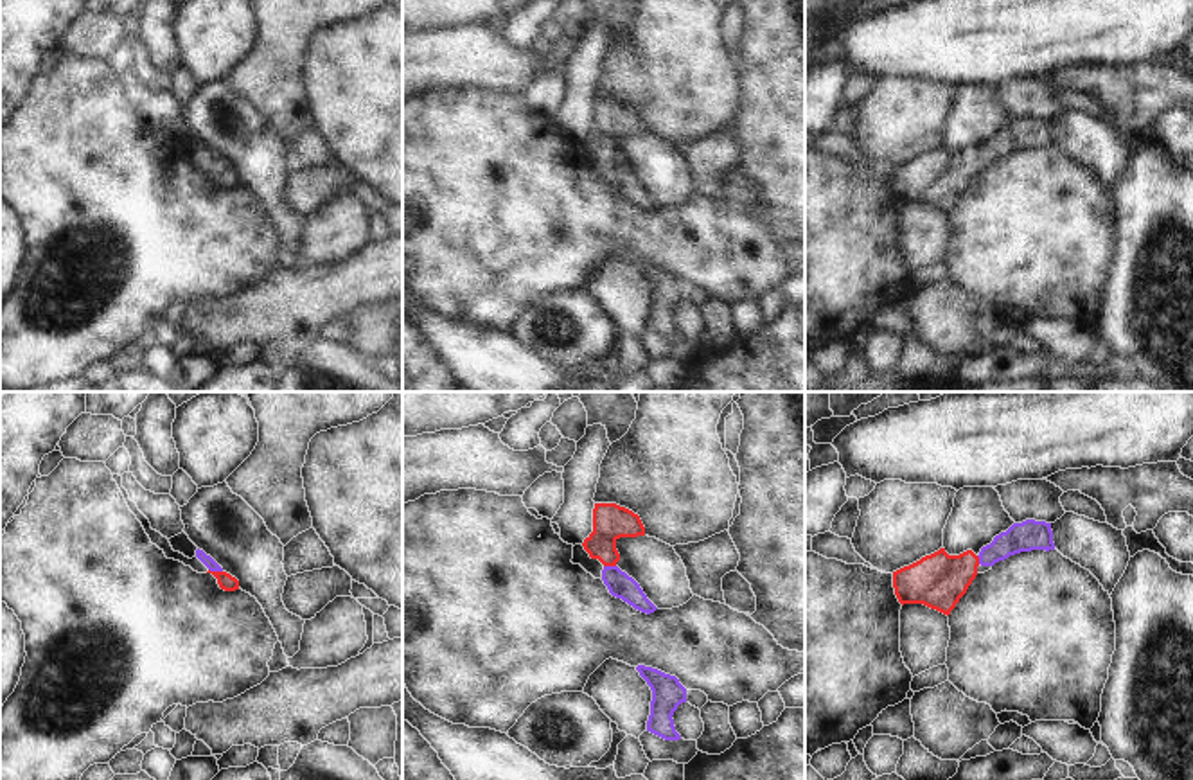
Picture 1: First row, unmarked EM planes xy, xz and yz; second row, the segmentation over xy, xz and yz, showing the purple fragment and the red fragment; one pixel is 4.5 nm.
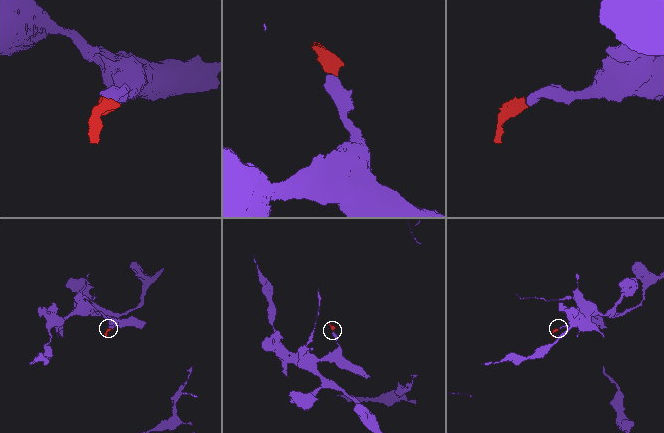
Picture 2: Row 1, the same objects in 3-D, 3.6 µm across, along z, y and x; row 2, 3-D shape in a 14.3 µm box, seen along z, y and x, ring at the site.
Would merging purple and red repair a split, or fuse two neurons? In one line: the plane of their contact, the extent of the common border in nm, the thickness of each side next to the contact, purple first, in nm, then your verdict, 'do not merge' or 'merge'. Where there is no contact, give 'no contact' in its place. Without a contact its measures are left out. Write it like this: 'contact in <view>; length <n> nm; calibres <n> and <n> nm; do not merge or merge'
contact in xy; length 70 nm; calibres 50 and 70 nm; merge

